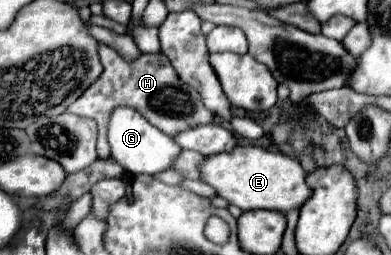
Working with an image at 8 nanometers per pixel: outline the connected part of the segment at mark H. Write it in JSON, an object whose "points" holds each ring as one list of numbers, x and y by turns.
{"points":[[106,44,98,46,98,54,104,66,102,76,86,90,70,108,68,112,84,118,92,118,98,124,98,158,110,158,110,144,106,138,110,114,118,106,130,106,138,110,152,126,162,130,168,136,178,136,180,132,192,130,202,124,214,122,216,114,212,110,206,110,202,106,202,96,192,86,186,86,176,74,176,70,170,66,170,60,158,52,158,54,142,54,134,62,126,62,116,50,112,50]]}

